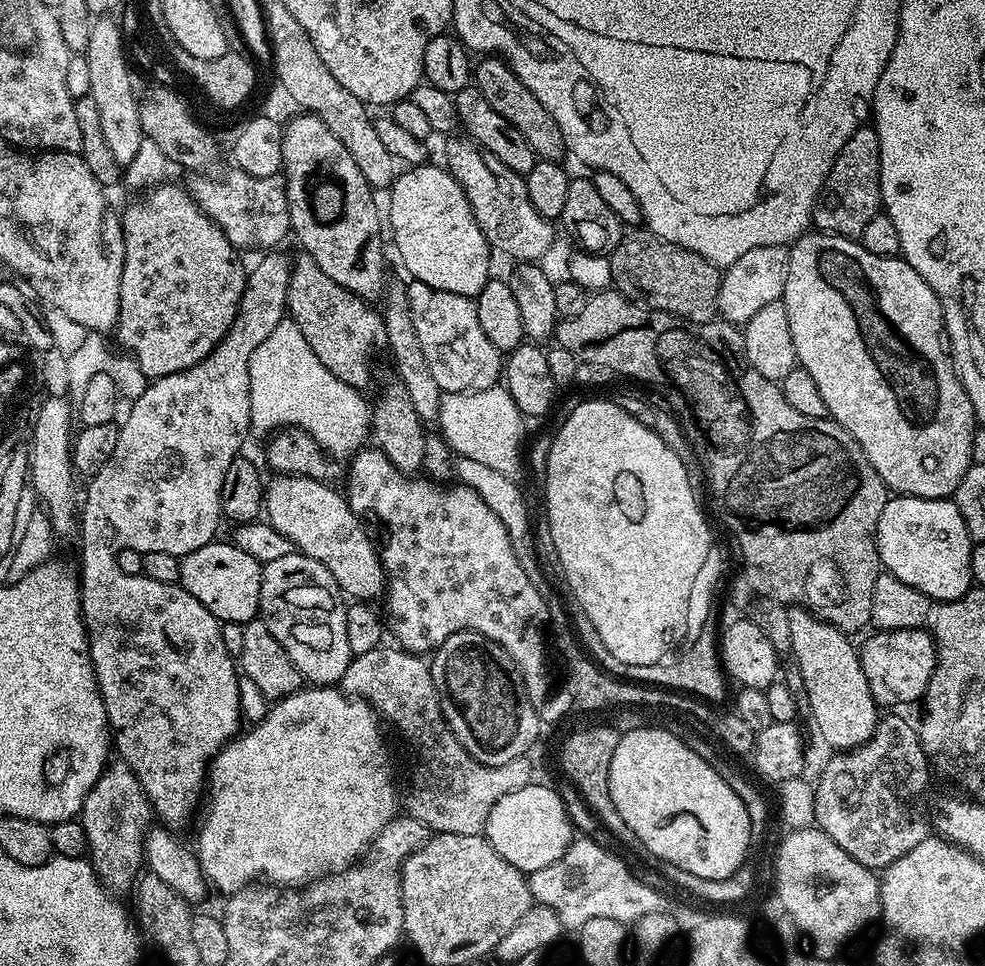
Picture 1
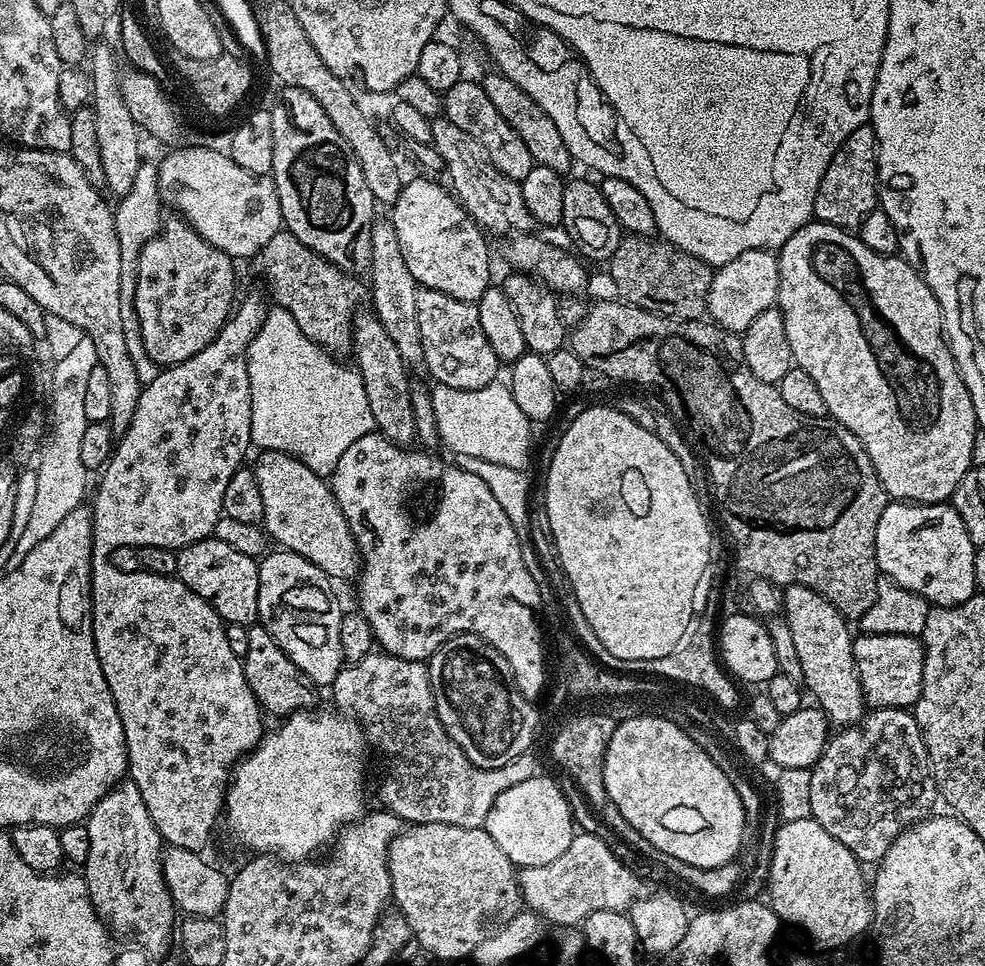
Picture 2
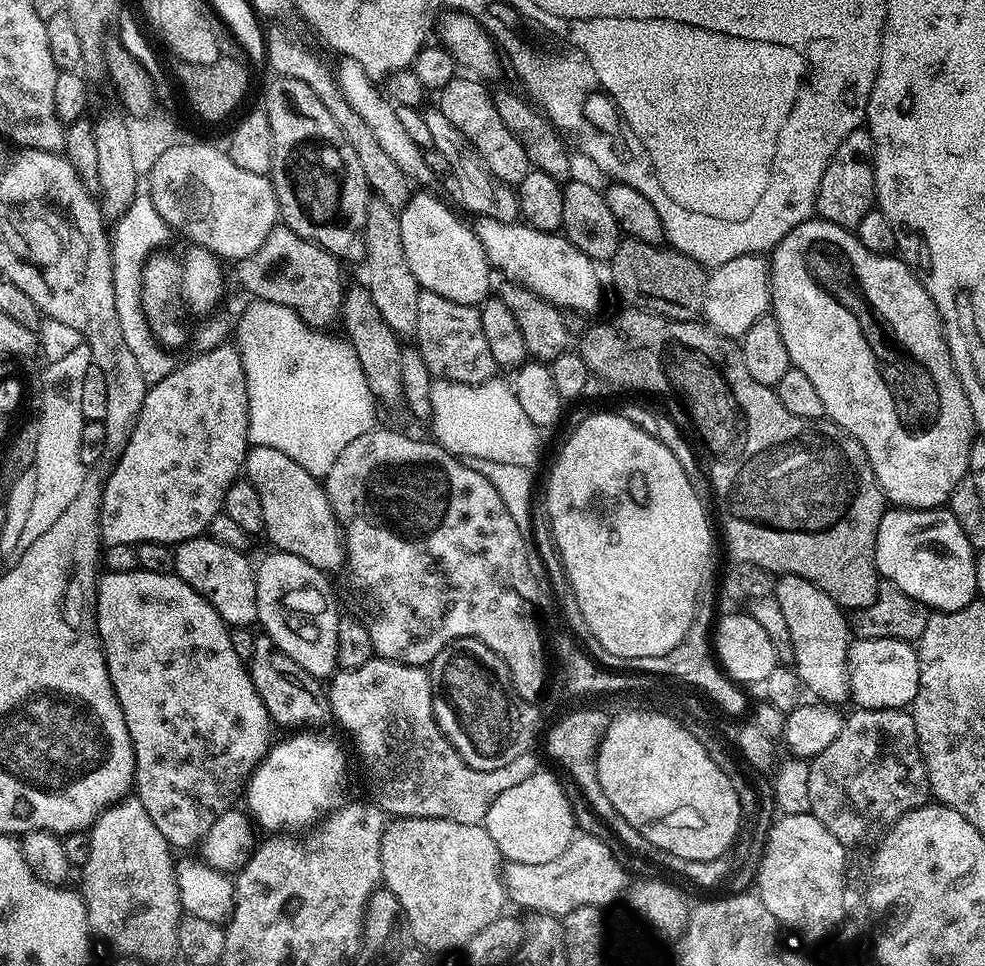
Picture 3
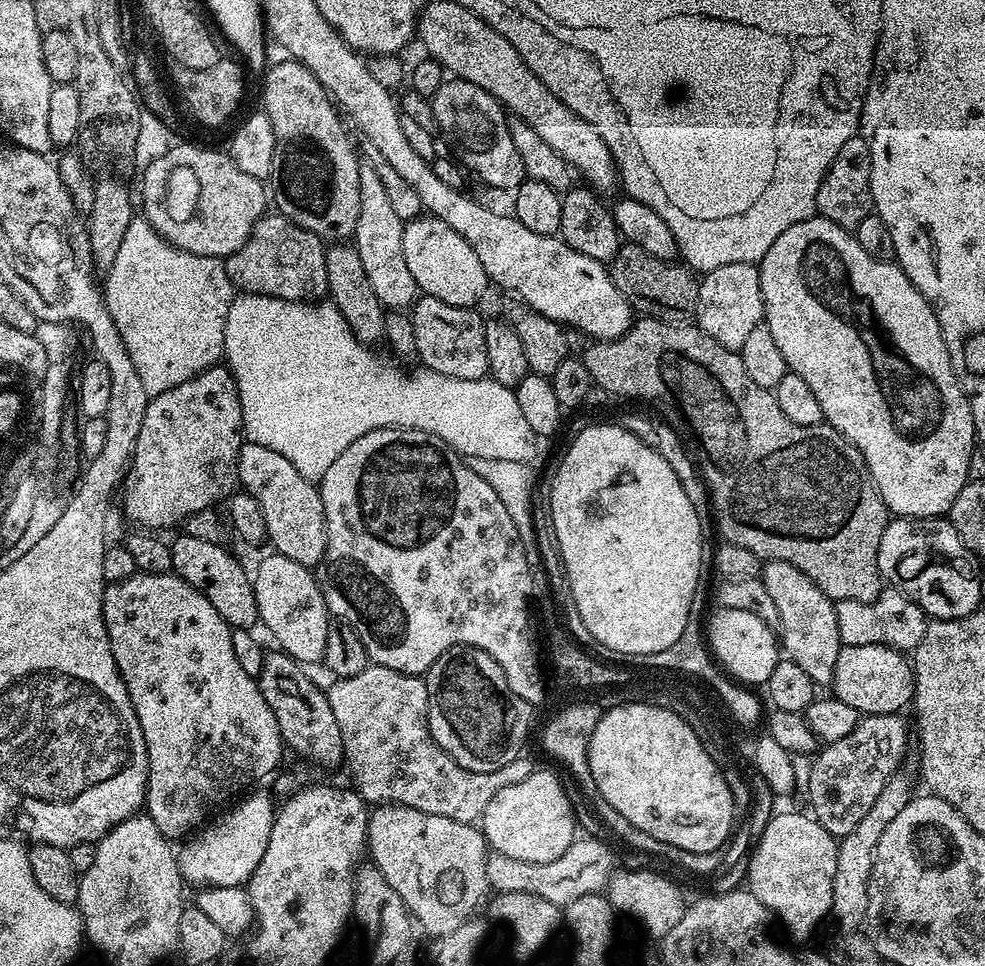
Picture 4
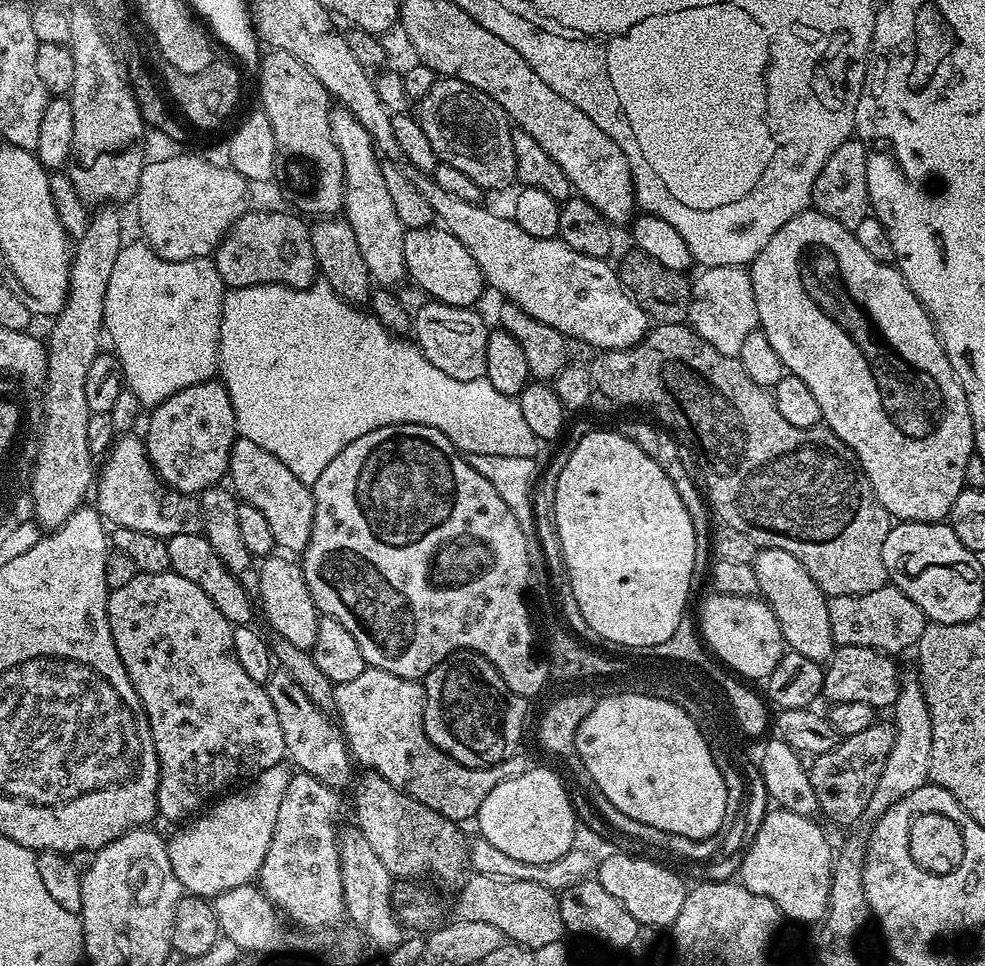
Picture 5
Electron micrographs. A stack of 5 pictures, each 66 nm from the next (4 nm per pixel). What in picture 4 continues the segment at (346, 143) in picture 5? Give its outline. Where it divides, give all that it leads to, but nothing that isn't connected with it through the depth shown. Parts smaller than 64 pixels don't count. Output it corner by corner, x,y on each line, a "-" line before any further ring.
370,166
360,170
360,209
354,233
354,246
358,250
358,258
362,258
362,266
366,269
366,278
370,278
370,286
374,294
378,294
378,302
388,310
408,310
418,299
418,289
410,270
406,266
406,254
402,254
402,234
405,221
394,214
386,190
382,187
382,178

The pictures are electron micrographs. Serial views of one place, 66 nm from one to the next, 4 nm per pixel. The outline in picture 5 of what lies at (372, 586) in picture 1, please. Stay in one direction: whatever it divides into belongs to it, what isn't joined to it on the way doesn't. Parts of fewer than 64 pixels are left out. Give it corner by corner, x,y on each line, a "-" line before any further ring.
237,438
230,450
227,479
232,480
231,491
243,503
258,506
258,510
266,517
266,523
270,525
270,531
276,539
277,549
288,554
303,553
310,542
314,522
314,498
309,485
294,478
294,474
290,474
290,470
286,470
286,466
282,466
274,454
270,454
270,450
262,450
258,442
243,438

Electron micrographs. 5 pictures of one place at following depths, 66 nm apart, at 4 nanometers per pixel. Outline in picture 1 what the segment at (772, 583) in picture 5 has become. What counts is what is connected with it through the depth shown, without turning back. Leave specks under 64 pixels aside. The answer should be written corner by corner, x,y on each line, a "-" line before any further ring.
792,606
787,609
790,618
791,639
793,642
791,659
801,668
802,681
809,696
808,712
816,719
816,728
820,736
832,747
832,750
851,750
866,743
874,734
878,723
878,705
870,694
870,686
866,686
866,674
862,674
860,654
857,645
851,644
849,637
827,624
825,620
809,612
803,606

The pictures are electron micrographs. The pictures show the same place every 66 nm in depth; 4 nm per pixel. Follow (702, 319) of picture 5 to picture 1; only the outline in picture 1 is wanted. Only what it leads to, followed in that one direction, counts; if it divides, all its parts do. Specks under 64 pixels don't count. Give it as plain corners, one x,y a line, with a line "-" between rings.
783,244
758,246
723,269
718,290
719,315
729,324
743,326
758,314
758,310
762,310
762,306
770,306
770,302
781,299
788,277
788,254
789,249

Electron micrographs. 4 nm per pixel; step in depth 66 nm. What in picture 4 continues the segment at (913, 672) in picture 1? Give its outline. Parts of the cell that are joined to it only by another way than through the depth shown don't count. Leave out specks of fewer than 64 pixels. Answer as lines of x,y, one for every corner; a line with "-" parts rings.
845,644
838,654
838,662
834,662
834,678
830,691
835,699
847,704
868,704
867,715
885,716
891,712
903,713
903,708
913,703
916,683
912,677
909,657
896,648

